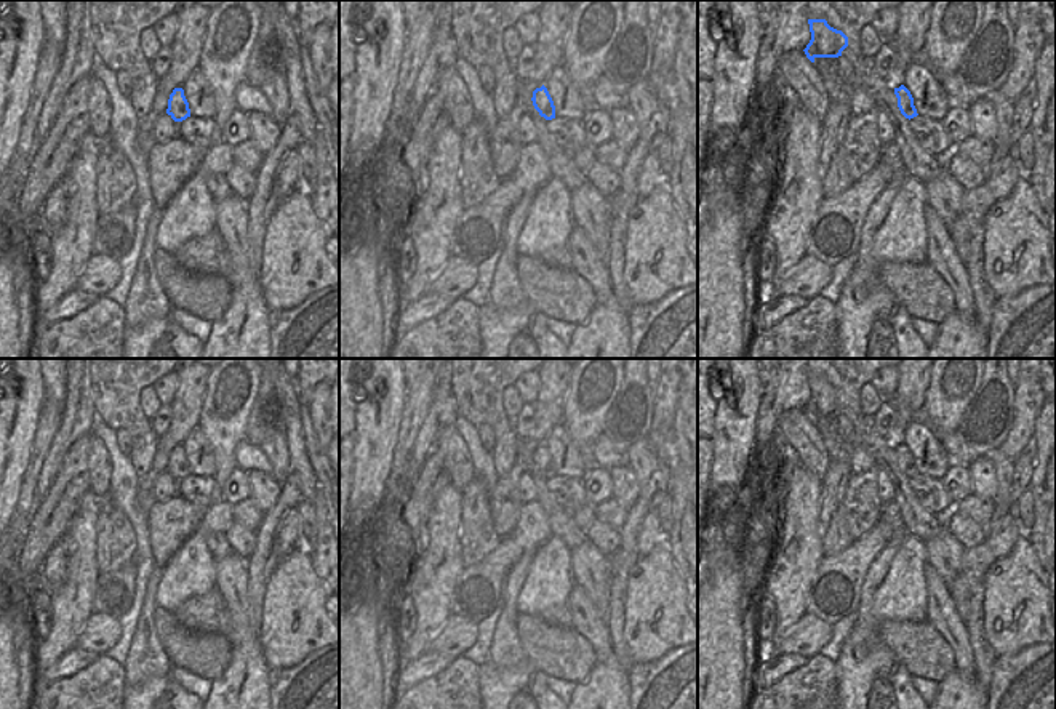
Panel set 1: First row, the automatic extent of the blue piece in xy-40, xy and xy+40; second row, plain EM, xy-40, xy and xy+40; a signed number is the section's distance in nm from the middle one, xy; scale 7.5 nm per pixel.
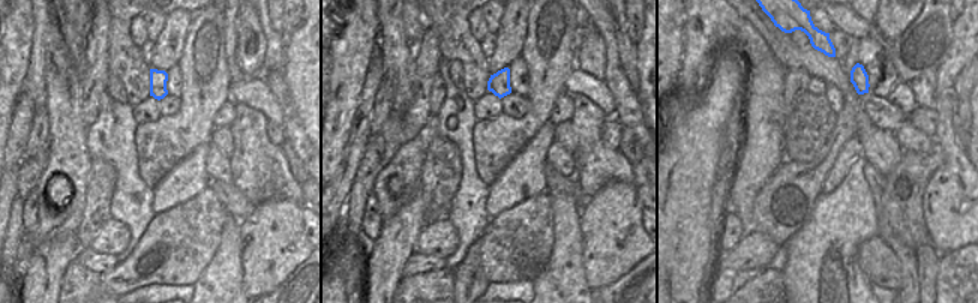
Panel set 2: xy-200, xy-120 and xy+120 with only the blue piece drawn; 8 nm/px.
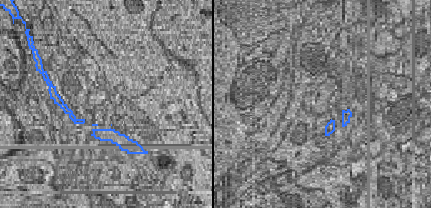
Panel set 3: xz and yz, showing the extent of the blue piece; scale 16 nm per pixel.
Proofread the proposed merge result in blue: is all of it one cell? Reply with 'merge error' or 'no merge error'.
merge error

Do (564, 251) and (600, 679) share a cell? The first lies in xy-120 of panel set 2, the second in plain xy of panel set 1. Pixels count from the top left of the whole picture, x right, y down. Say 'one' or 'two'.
one

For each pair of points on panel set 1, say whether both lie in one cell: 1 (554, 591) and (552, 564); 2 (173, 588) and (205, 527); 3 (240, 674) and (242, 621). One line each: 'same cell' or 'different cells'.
1: same cell
2: same cell
3: same cell

